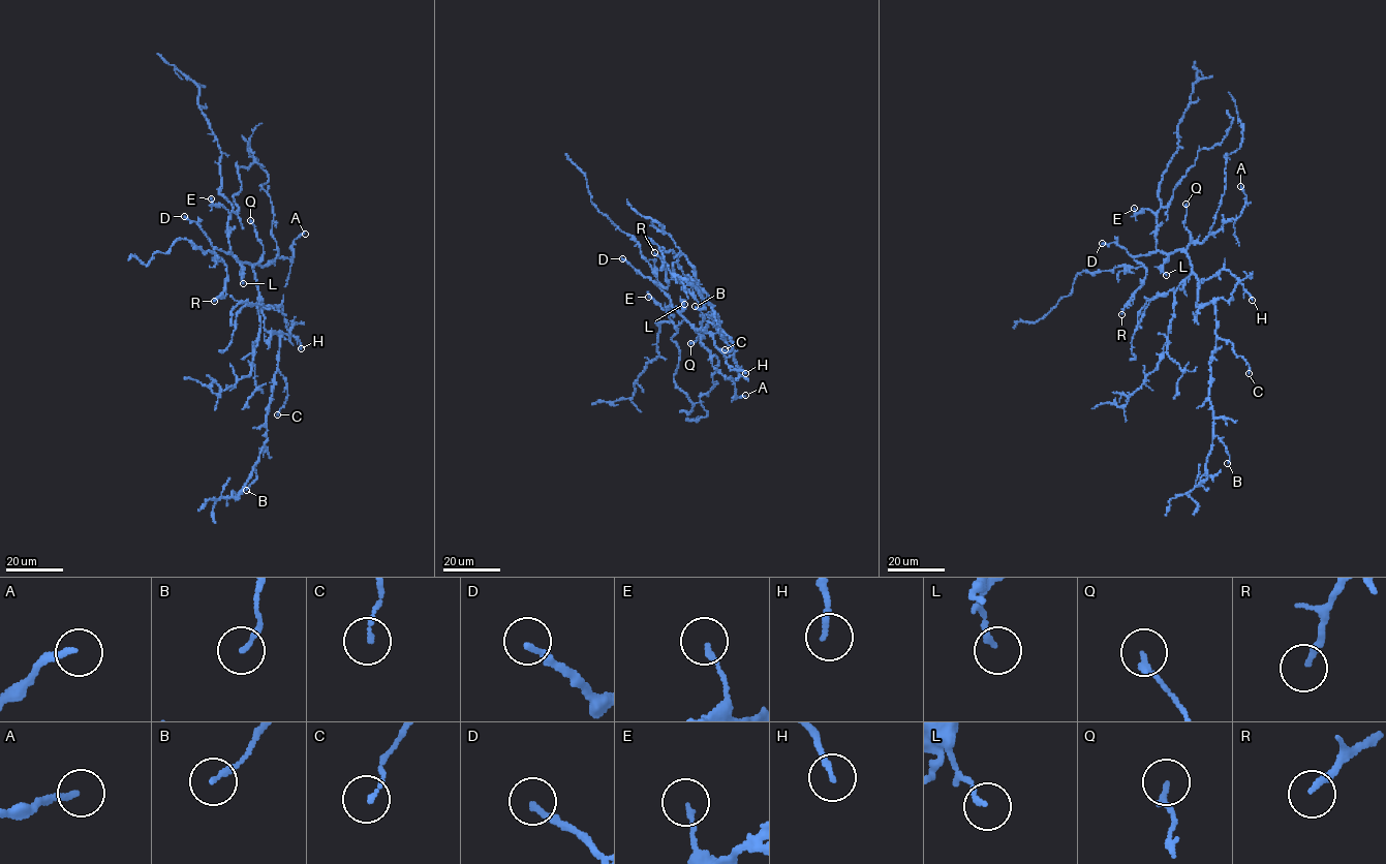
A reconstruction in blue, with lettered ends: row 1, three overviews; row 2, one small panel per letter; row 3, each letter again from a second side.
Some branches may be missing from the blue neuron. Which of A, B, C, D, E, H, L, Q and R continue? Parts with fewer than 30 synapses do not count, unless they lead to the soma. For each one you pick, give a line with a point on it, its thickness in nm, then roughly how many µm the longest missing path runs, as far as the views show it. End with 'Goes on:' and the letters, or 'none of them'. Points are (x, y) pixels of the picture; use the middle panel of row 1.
D: place (622, 258); calibre 200 nm; missing 110 µm
Goes on: D

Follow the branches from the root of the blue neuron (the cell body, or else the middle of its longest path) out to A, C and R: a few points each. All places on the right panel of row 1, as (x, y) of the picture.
A: (1193, 267), (1187, 247), (1190, 243), (1202, 243), (1227, 221), (1241, 214), (1245, 195), (1240, 186)
C: (1193, 267), (1198, 281), (1197, 306), (1214, 304), (1217, 336), (1232, 344), (1235, 353), (1248, 364), (1249, 373)
R: (1193, 267), (1188, 254), (1181, 249), (1136, 256), (1134, 259), (1146, 269), (1146, 277), (1121, 314)

